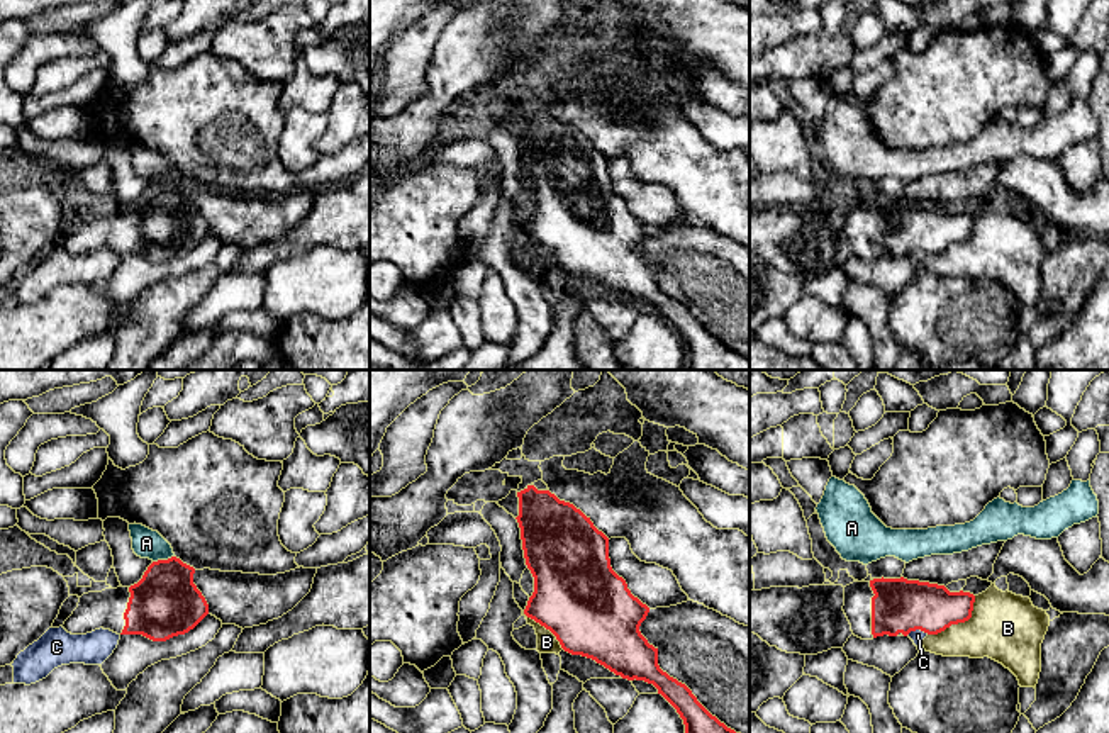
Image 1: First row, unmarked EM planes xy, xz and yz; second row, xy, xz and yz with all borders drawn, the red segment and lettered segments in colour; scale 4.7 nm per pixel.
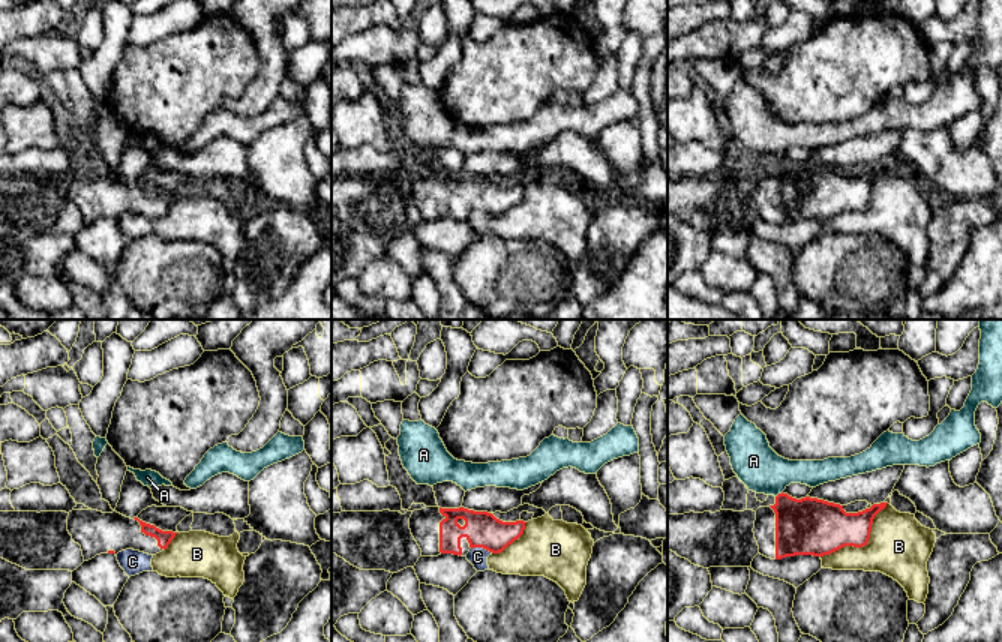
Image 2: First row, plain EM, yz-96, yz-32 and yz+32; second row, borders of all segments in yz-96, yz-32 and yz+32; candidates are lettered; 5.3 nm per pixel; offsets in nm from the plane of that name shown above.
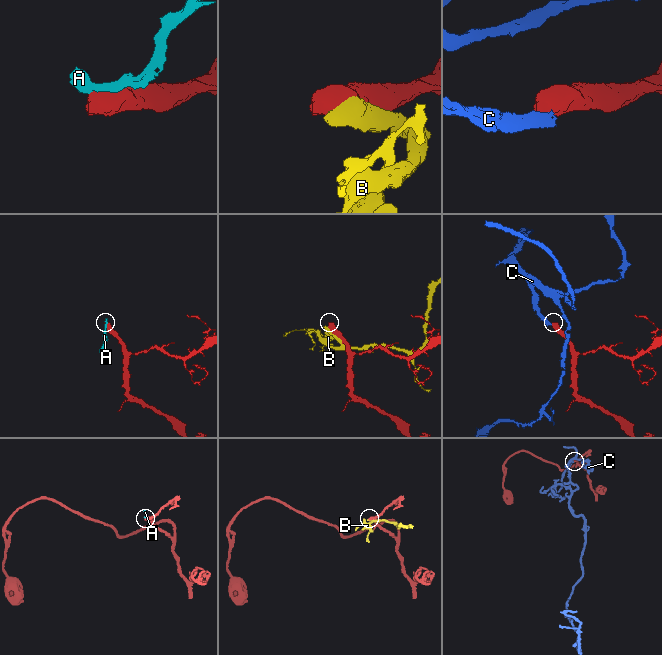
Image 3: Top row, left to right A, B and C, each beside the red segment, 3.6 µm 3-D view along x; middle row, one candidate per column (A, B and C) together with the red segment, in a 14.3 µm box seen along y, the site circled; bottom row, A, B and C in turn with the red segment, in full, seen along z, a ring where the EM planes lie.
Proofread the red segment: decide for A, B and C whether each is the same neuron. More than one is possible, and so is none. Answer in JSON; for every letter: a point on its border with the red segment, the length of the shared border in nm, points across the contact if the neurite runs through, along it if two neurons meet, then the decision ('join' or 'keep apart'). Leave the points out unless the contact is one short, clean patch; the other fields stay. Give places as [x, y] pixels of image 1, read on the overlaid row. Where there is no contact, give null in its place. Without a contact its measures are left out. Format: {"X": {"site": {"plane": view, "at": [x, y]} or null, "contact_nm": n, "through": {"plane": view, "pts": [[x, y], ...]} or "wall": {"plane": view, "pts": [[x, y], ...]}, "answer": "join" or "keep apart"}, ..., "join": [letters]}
{"A": {"site": {"plane": "xy", "at": [163, 560]}, "contact_nm": 110, "wall": {"plane": "xy", "pts": [[173, 555], [153, 562]]}, "answer": "keep apart"}, "B": {"site": {"plane": "yz", "at": [958, 621]}, "contact_nm": 300, "answer": "keep apart"}, "C": {"site": {"plane": "yz", "at": [916, 628]}, "contact_nm": 110, "wall": {"plane": "yz", "pts": [[928, 633], [911, 630], [906, 635]]}, "answer": "keep apart"}, "join": []}

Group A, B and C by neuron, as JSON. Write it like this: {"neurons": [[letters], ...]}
{"neurons": [["A"], ["B", "C"]]}

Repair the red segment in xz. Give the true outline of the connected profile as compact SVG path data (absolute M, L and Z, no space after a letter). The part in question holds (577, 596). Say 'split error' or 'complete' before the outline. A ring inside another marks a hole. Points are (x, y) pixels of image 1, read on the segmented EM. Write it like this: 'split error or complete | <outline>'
split error | M543 480L517 492L521 540L526 565L534 577L534 592L524 614L549 629L561 648L604 665L627 680L653 684L680 714L685 733L736 733L712 716L692 691L663 672L658 665L658 648L648 643L639 626L649 607L631 594L609 558L609 538L599 531L573 504L560 501Z

